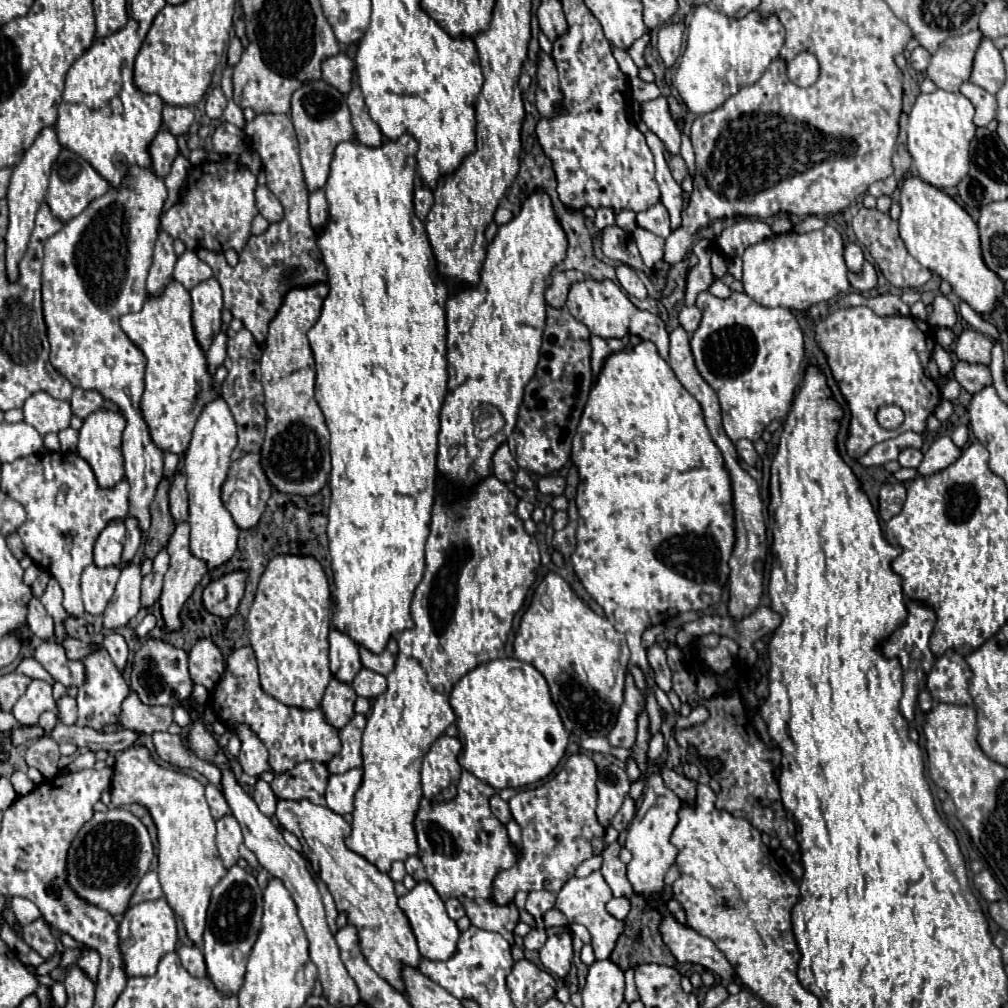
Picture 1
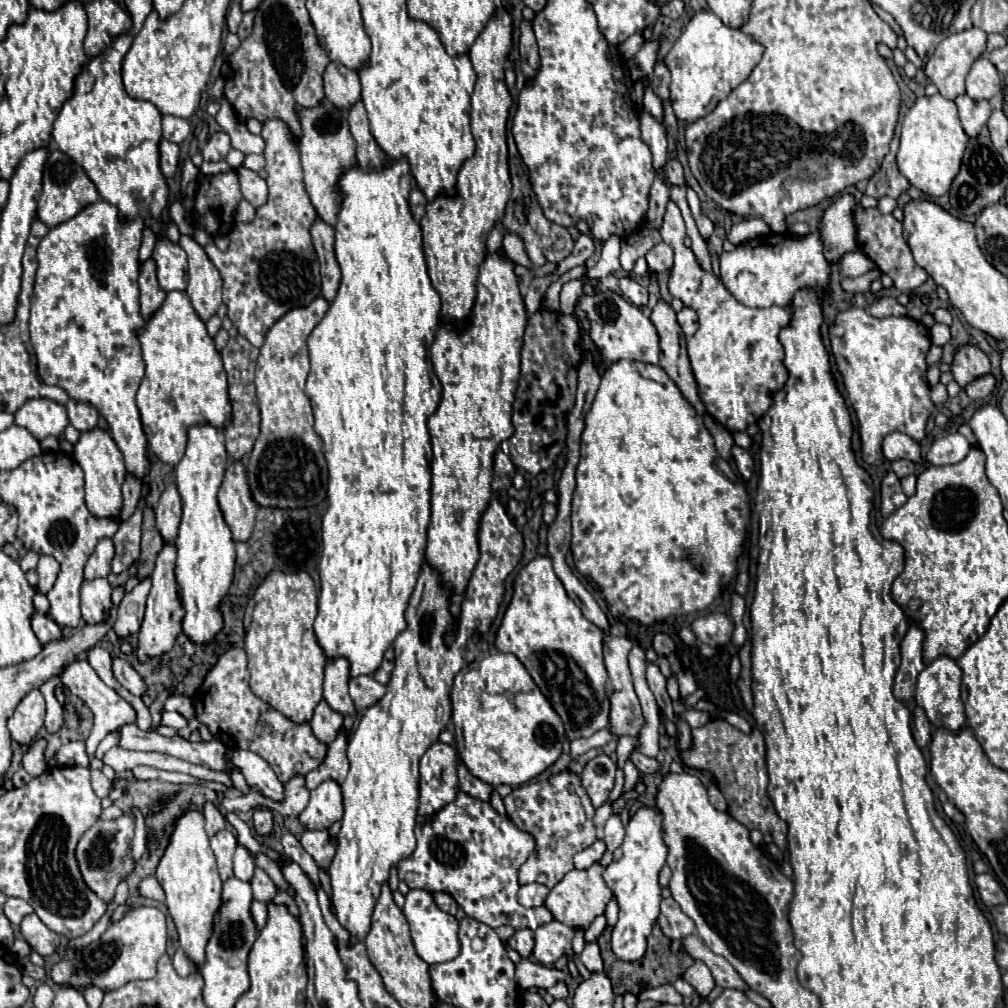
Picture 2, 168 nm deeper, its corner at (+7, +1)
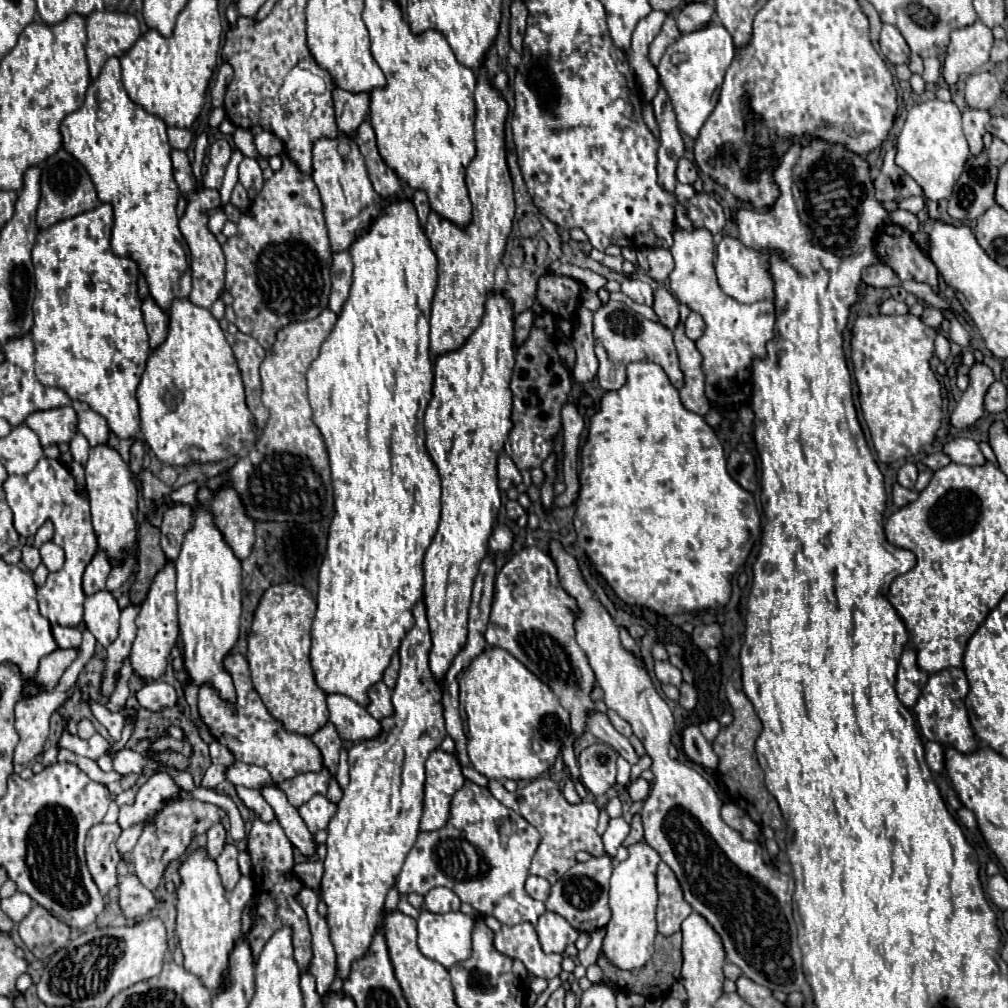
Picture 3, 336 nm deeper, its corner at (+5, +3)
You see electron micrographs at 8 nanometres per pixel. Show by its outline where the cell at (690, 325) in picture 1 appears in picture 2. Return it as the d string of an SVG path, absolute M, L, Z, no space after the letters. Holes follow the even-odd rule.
M682 308L678 312L678 324L682 326L686 336L692 336L698 330L698 316L696 316L696 312L692 308Z

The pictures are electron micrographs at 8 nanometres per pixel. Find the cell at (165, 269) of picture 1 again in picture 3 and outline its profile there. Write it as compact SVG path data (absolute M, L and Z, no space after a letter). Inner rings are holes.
M146 296L142 302L142 314L144 314L144 322L148 328L148 336L150 336L150 348L154 350L154 346L158 346L158 342L162 342L162 338L166 338L166 322L168 322L168 314L166 310L162 310L152 296Z

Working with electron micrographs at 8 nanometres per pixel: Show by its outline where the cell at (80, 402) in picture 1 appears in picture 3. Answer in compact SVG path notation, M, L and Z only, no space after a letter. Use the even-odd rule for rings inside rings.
M72 402L72 408L78 414L78 430L88 438L90 446L104 444L108 440L108 422L104 416L96 414L84 402Z

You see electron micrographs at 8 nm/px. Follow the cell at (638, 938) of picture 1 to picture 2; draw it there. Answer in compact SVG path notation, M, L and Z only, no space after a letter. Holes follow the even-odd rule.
M654 926L652 936L648 938L646 956L644 956L642 960L638 960L638 962L622 962L622 960L618 960L618 958L614 956L614 952L610 950L610 932L612 932L612 928L606 928L606 930L600 934L598 946L600 946L600 952L602 952L602 960L604 960L604 974L610 978L610 982L612 982L616 994L626 994L626 992L638 994L644 986L646 986L646 988L658 988L658 986L668 984L668 982L674 984L674 980L676 980L678 976L682 976L682 974L670 974L668 970L670 970L670 968L676 968L676 966L680 966L680 964L686 968L686 964L690 964L690 960L692 960L692 958L688 958L688 956L682 954L682 952L678 952L678 954L672 952L672 950L670 950L672 940L666 938L658 926Z

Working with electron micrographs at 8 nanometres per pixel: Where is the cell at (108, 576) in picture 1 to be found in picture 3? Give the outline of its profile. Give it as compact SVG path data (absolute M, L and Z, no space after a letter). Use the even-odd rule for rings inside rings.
M100 590L86 596L84 622L102 646L108 646L118 636L118 618L120 608L112 592Z

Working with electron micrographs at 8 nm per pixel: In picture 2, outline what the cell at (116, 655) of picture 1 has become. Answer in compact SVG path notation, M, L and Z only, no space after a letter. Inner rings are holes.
M114 658L114 660L112 660L112 670L114 670L116 680L118 680L130 694L134 694L134 696L140 698L140 696L148 690L148 686L146 686L146 682L142 680L142 676L126 662L126 658Z

